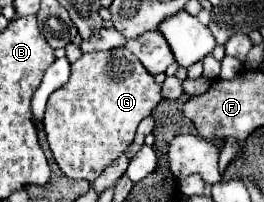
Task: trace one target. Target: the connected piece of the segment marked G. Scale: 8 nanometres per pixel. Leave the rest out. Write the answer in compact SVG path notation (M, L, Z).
M127 48L83 54L71 64L71 76L49 96L43 126L61 172L93 182L133 142L139 122L161 100L161 86Z

